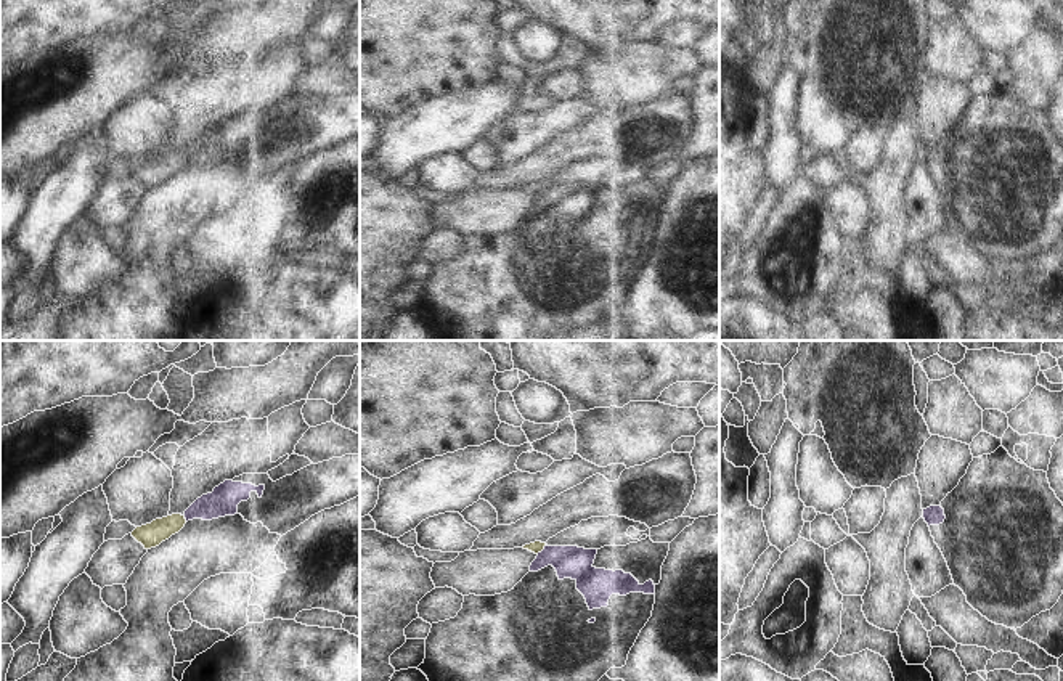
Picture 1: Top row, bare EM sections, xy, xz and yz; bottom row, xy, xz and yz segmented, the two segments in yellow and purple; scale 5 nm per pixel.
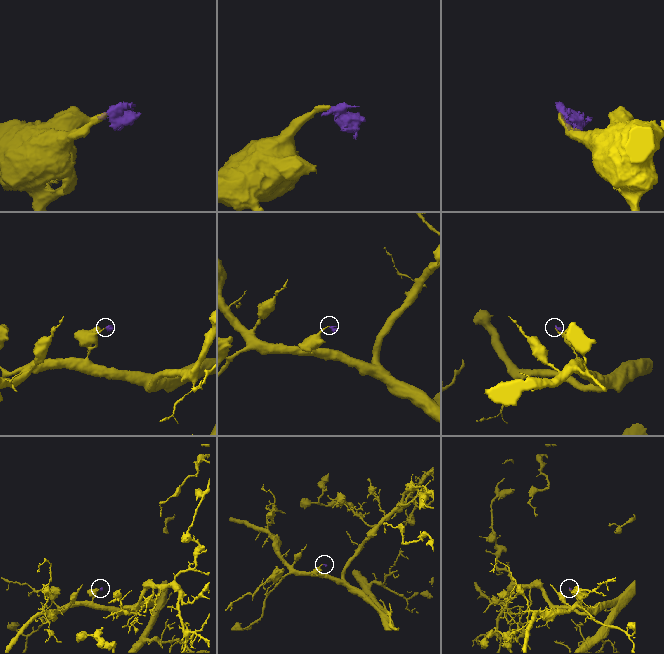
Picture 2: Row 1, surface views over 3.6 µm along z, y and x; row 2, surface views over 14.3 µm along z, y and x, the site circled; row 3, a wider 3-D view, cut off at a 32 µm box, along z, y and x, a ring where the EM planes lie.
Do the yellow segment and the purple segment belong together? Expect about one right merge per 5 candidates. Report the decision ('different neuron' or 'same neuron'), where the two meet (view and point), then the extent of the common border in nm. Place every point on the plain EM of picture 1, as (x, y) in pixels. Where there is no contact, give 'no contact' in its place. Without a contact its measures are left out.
different neuron | xz (541, 190) | 70 nm

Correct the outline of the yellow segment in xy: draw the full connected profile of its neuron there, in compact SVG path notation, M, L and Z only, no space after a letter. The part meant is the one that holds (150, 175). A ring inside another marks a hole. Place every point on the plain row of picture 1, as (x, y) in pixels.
M172 154L162 159L156 159L151 164L136 167L132 172L132 177L141 183L145 190L151 190L169 180L172 175L178 173L185 164L185 156Z

